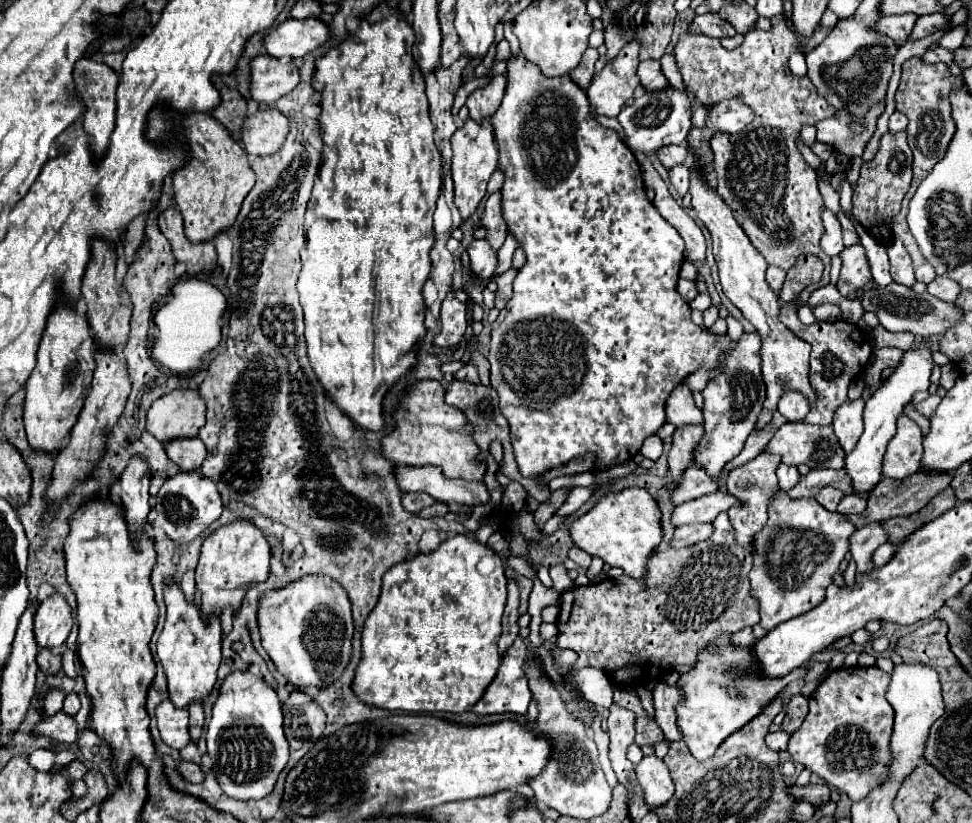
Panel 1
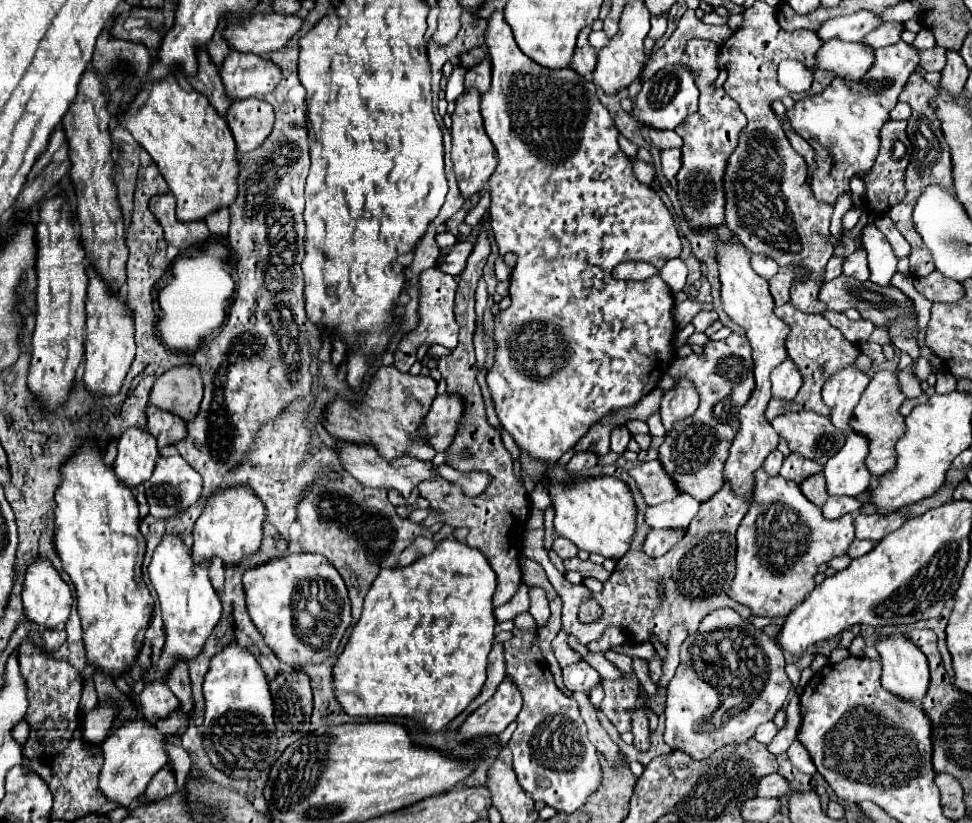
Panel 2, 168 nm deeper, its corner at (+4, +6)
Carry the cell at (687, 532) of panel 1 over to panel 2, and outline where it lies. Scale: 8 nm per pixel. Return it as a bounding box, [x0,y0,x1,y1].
[642,529,684,557]

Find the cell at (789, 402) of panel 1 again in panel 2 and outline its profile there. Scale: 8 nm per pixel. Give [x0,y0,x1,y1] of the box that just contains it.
[770,359,802,401]

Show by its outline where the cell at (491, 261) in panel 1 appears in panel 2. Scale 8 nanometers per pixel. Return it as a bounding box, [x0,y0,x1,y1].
[436,241,472,275]

